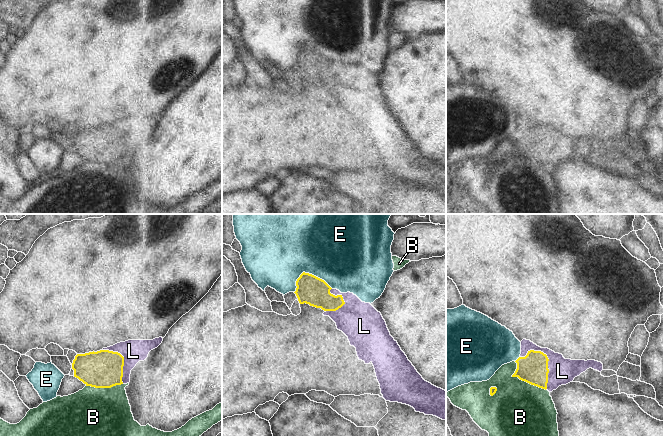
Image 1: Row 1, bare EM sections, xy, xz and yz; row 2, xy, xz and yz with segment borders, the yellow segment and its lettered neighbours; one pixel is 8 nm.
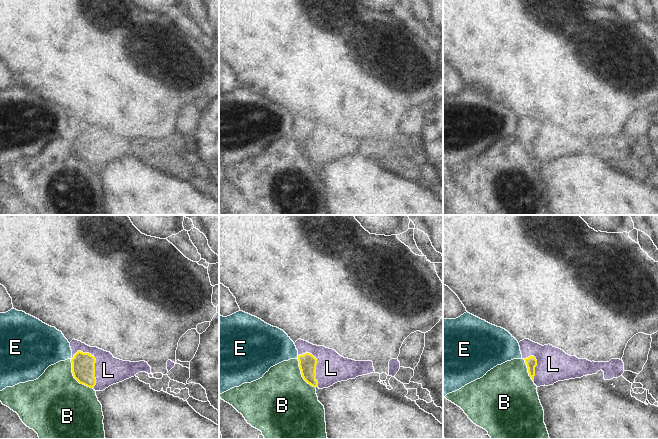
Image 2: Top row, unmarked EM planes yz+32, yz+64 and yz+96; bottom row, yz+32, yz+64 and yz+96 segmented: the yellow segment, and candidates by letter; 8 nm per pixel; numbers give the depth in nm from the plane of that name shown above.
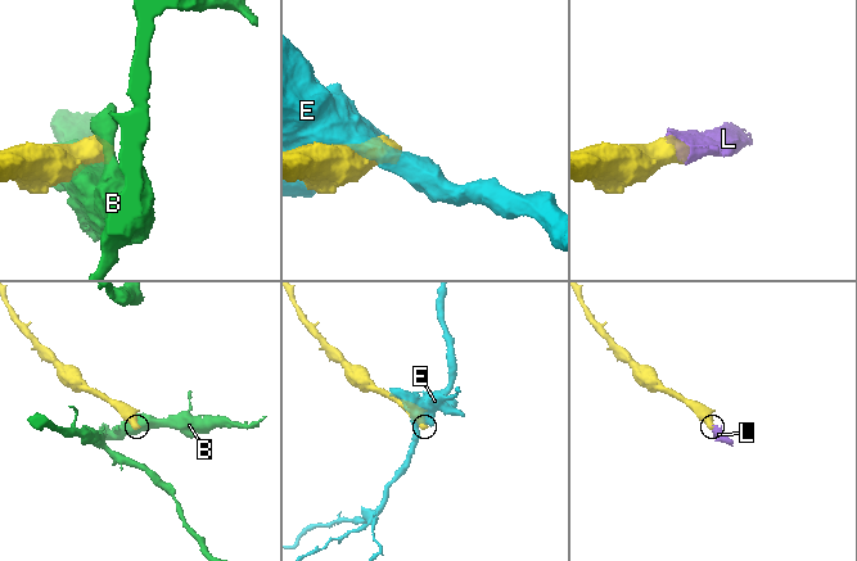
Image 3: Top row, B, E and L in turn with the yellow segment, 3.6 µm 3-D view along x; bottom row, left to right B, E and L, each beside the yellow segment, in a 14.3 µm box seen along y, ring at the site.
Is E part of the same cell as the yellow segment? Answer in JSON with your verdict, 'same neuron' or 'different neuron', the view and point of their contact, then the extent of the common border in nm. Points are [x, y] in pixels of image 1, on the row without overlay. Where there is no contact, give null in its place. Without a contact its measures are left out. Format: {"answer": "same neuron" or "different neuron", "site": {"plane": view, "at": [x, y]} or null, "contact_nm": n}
{"answer": "different neuron", "site": {"plane": "xz", "at": [307, 49]}, "contact_nm": 320}

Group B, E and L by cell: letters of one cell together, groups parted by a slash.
B / E / L

